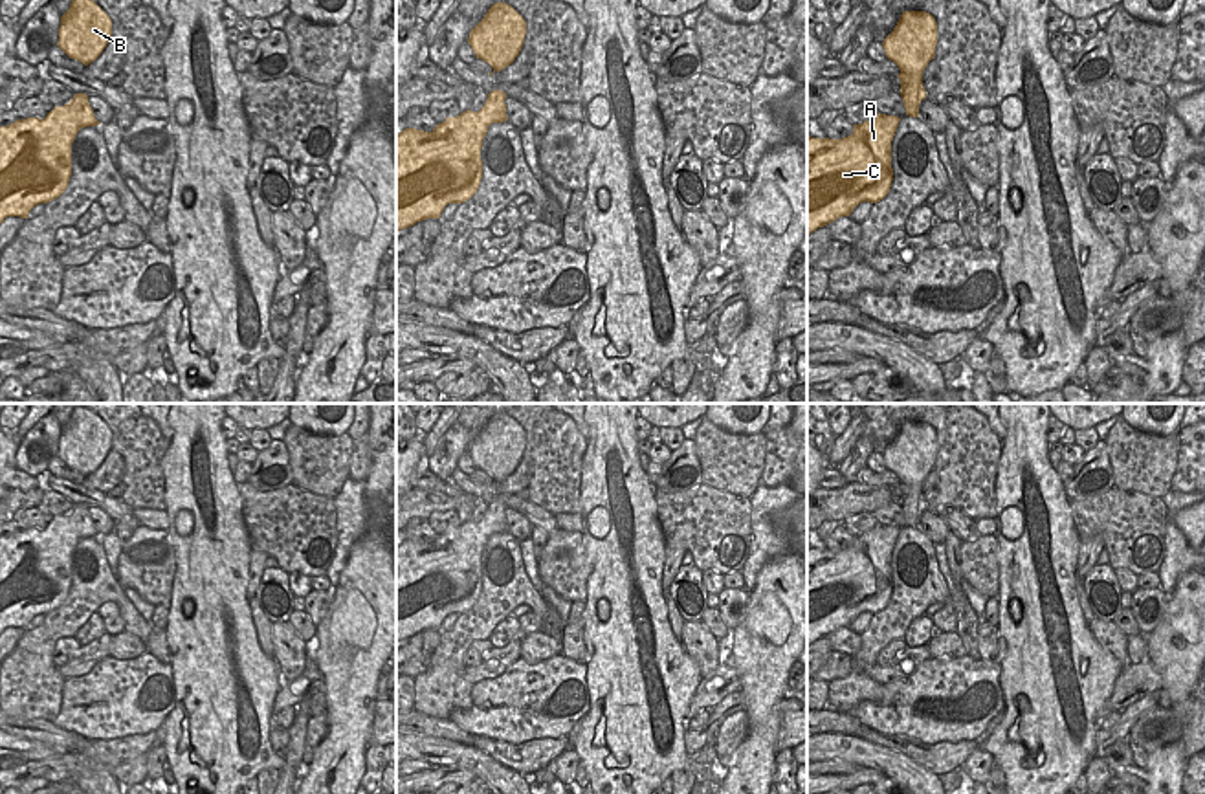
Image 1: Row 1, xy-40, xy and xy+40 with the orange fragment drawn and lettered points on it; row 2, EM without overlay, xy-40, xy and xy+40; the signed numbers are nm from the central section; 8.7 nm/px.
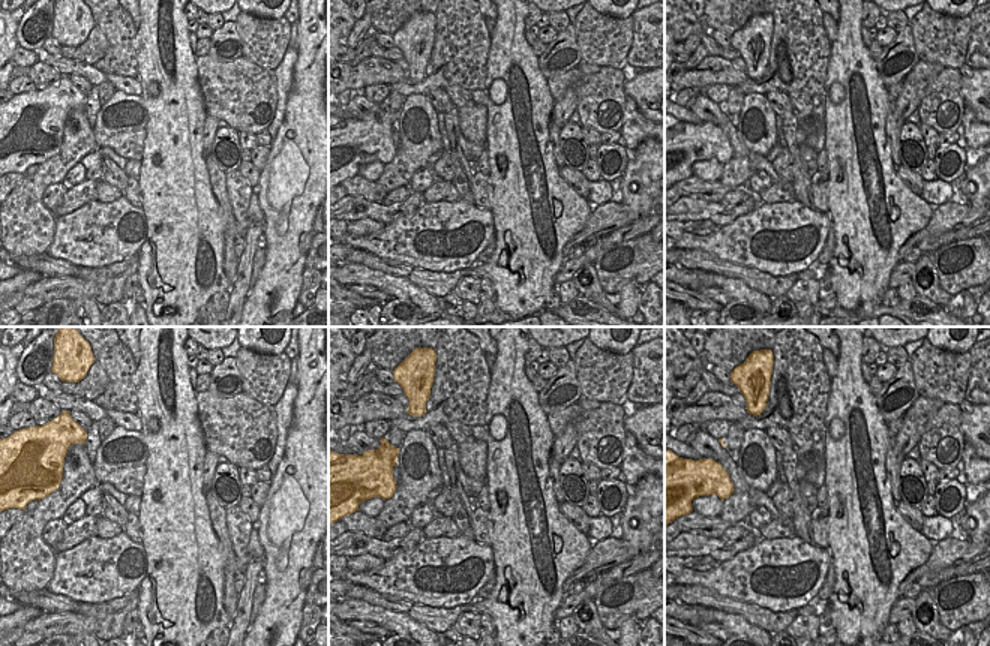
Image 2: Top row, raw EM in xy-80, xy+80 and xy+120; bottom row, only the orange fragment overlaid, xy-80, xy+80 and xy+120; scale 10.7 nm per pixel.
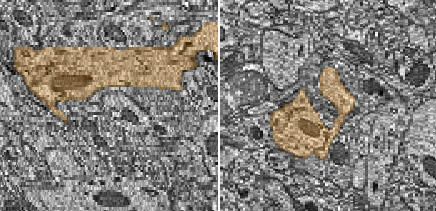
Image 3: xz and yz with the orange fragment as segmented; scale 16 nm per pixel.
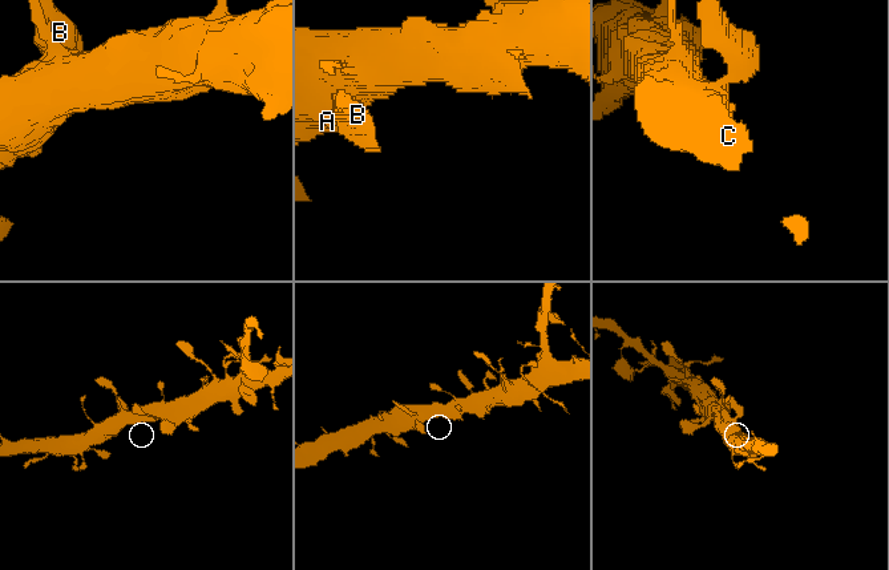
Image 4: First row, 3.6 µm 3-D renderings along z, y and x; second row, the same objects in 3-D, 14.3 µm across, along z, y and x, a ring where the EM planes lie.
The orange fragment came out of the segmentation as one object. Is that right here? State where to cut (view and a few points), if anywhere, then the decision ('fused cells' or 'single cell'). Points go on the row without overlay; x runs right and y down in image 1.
no cut | single cell

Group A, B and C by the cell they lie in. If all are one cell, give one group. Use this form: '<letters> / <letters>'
A B C

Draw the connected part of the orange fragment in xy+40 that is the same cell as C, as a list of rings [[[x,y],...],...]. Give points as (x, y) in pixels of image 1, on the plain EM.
[[[877,524],[853,535],[853,545],[842,550],[807,546],[807,645],[849,627],[862,612],[877,614],[890,603],[893,592],[891,552],[901,528]]]

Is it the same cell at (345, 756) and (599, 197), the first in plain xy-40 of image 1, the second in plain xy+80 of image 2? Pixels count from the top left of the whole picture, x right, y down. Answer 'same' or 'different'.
different

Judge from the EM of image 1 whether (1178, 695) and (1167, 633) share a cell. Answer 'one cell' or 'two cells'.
one cell

